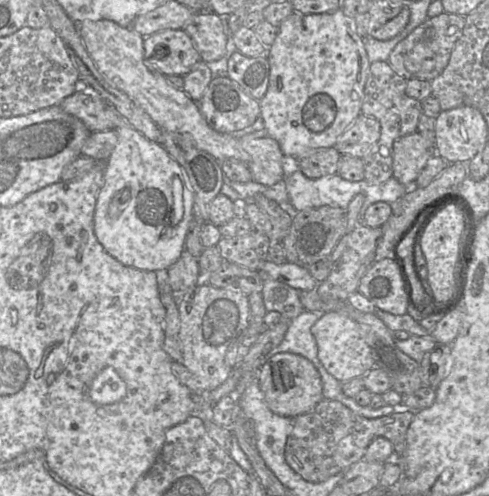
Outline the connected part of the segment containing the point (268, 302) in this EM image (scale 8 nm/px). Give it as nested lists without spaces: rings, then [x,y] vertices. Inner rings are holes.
[[[264,276],[263,302],[267,312],[277,311],[285,320],[292,320],[304,312],[297,289]]]

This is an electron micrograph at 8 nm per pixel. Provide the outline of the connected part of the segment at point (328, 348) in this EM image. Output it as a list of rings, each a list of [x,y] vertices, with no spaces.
[[[326,312],[311,327],[318,358],[329,374],[340,382],[362,378],[374,367],[374,360],[364,332],[345,312]]]

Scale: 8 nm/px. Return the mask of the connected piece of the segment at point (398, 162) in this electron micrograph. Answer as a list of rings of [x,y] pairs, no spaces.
[[[417,131],[397,138],[393,143],[393,178],[410,188],[435,154],[434,141]]]

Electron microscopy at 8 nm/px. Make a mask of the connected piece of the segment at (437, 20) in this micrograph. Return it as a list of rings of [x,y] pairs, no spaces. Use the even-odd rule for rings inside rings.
[[[442,12],[438,16],[428,18],[393,48],[387,62],[398,75],[406,80],[432,81],[447,66],[451,52],[462,34],[464,25],[465,17],[456,14]],[[428,28],[433,29],[433,37],[430,40],[424,40],[424,32]]]

